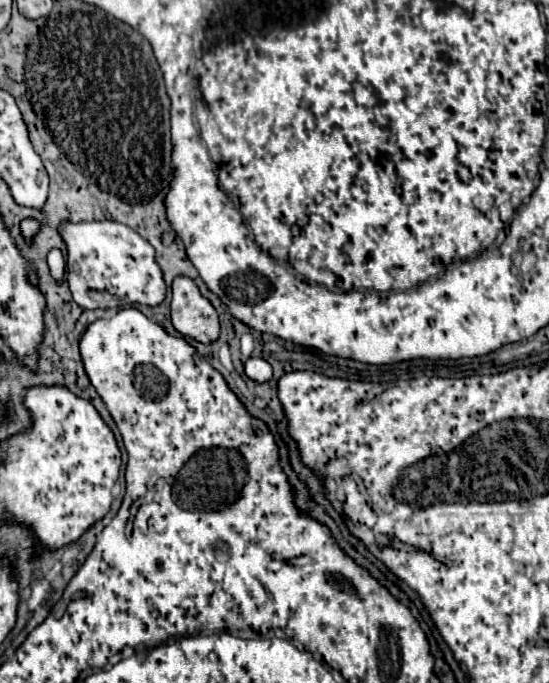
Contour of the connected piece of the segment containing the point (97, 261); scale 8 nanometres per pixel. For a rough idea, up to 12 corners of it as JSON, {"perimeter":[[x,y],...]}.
{"perimeter":[[63,221],[83,309],[157,307],[155,247],[117,221]]}

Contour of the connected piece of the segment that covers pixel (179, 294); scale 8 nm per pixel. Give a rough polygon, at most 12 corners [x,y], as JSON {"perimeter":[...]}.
{"perimeter":[[189,277],[173,281],[171,321],[185,337],[219,337],[215,307]]}

